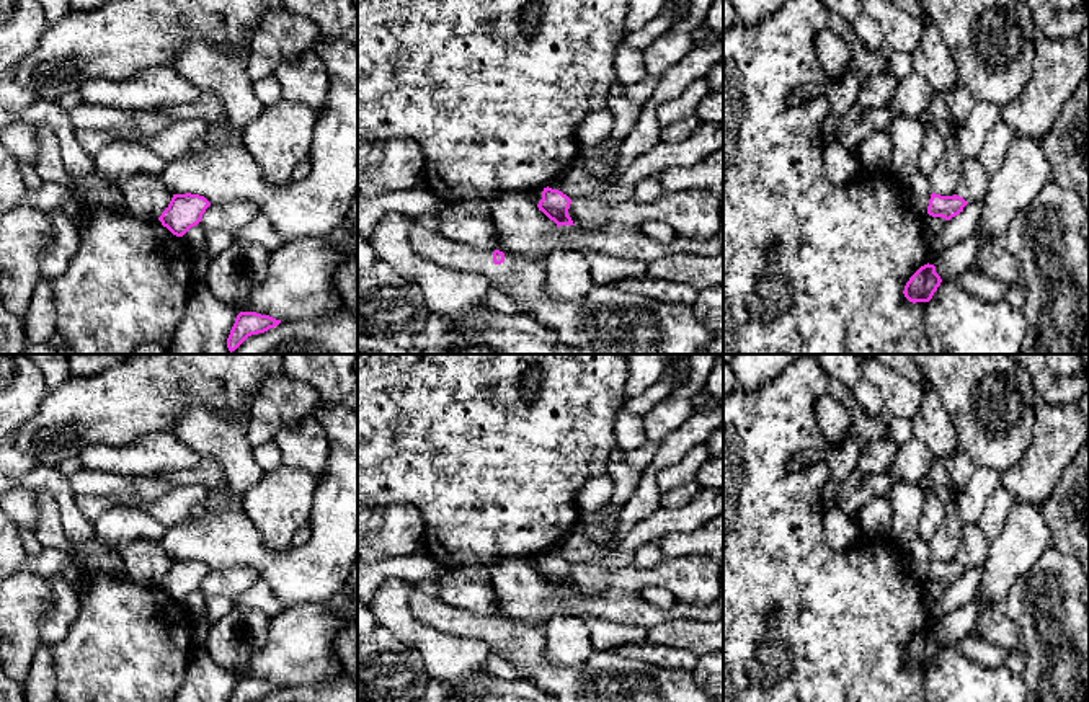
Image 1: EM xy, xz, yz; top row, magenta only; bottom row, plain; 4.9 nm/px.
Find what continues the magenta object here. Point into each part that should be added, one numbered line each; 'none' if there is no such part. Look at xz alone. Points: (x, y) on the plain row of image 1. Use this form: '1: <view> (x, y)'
1: xz (611, 678)

